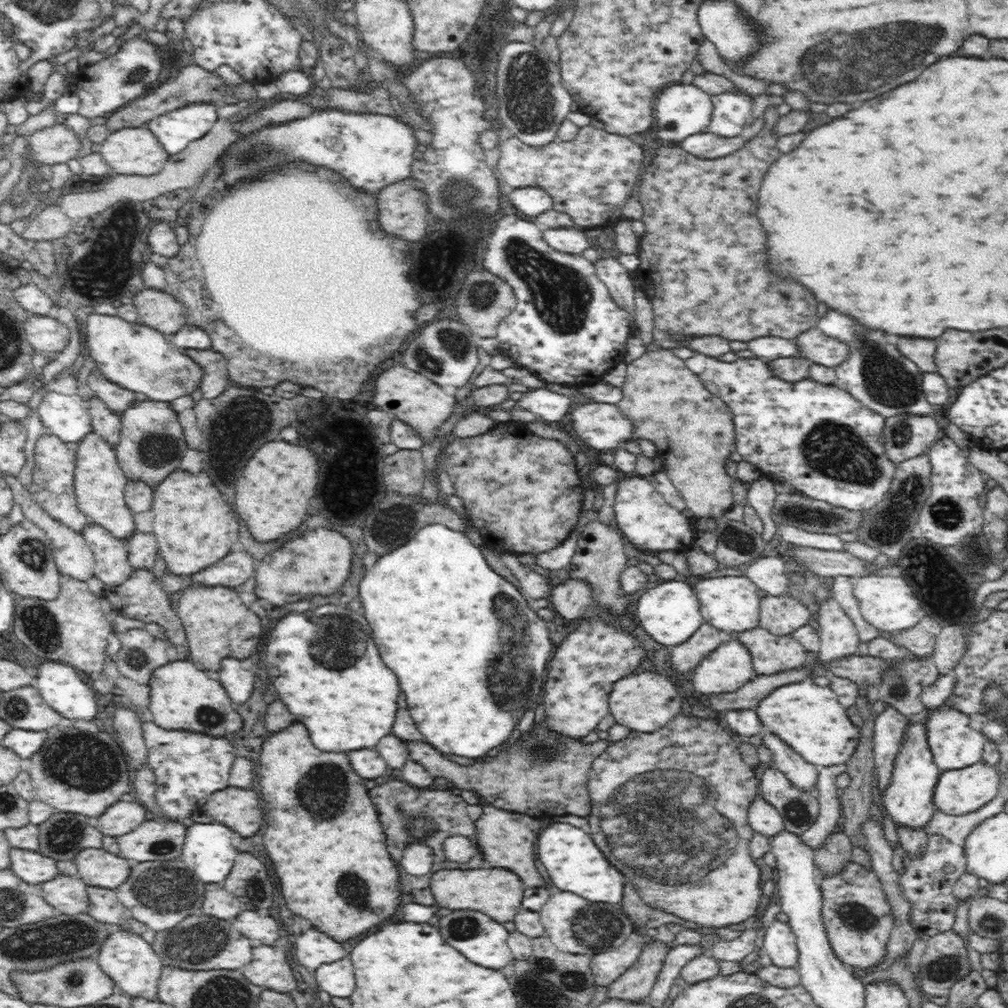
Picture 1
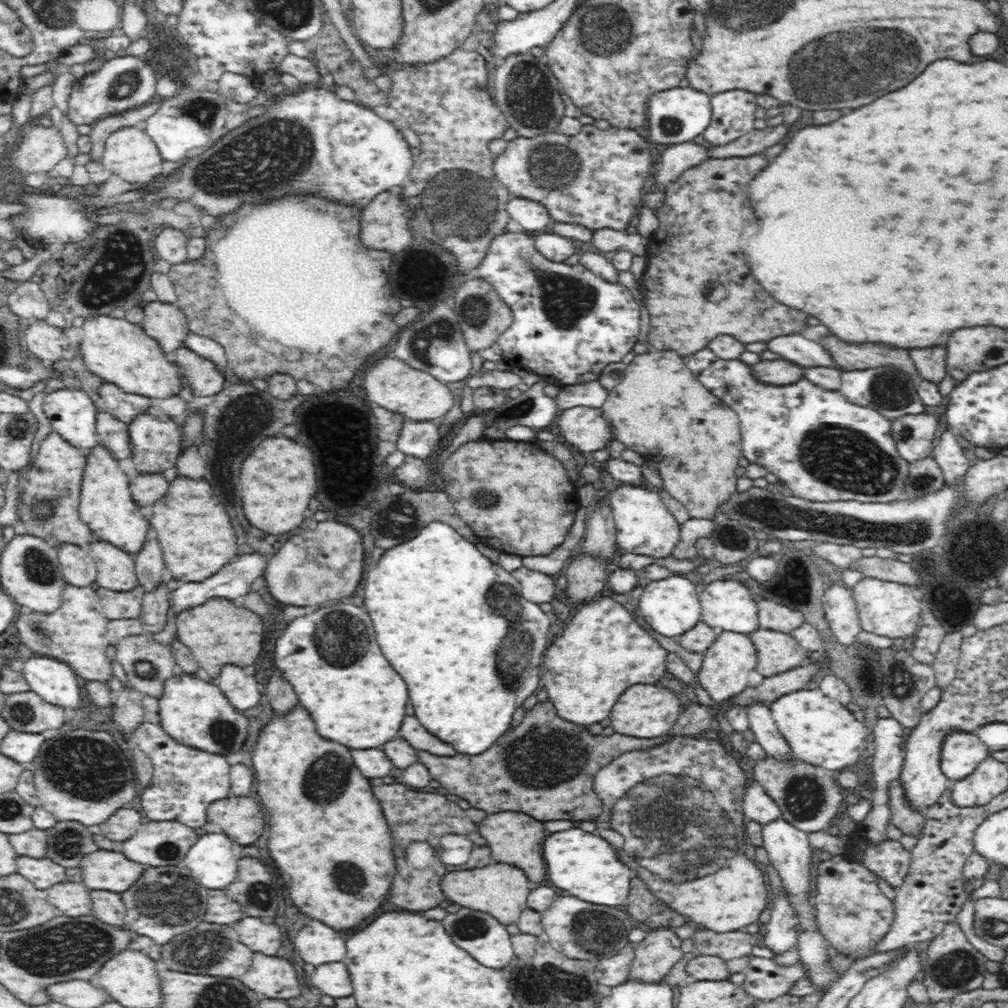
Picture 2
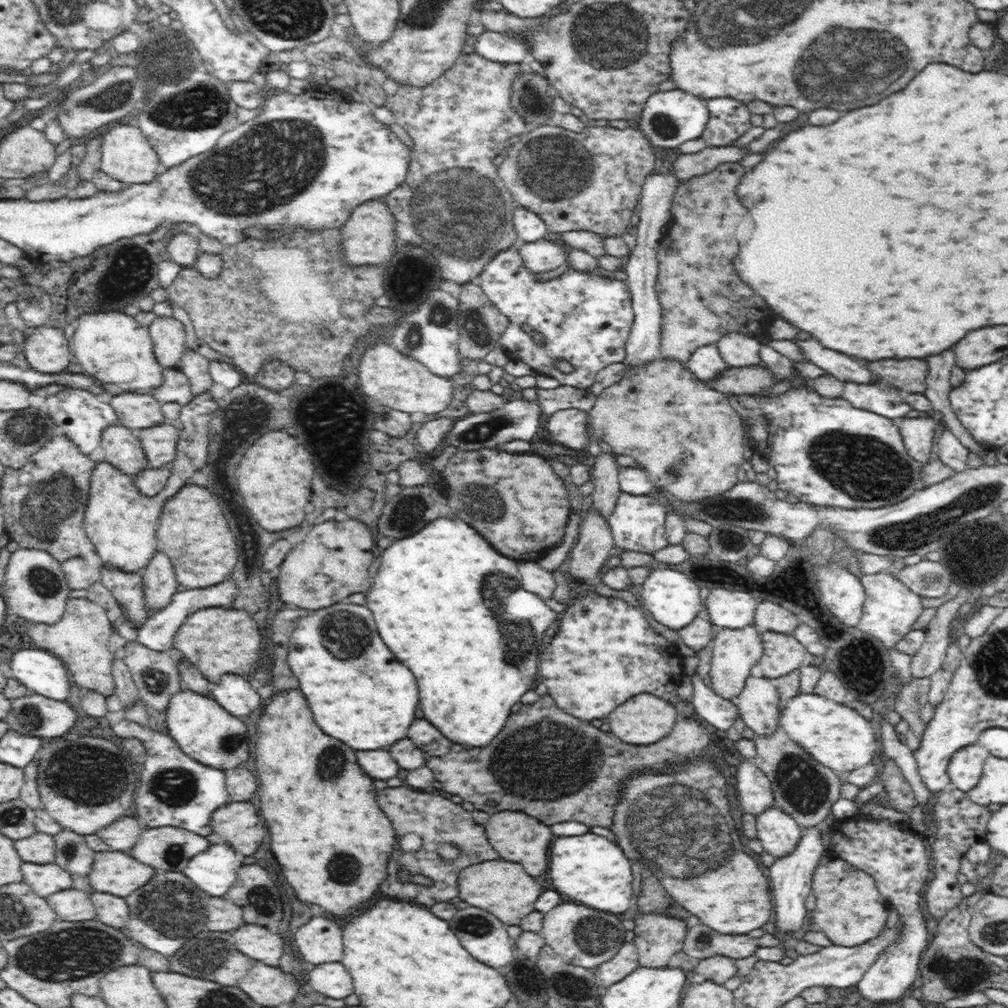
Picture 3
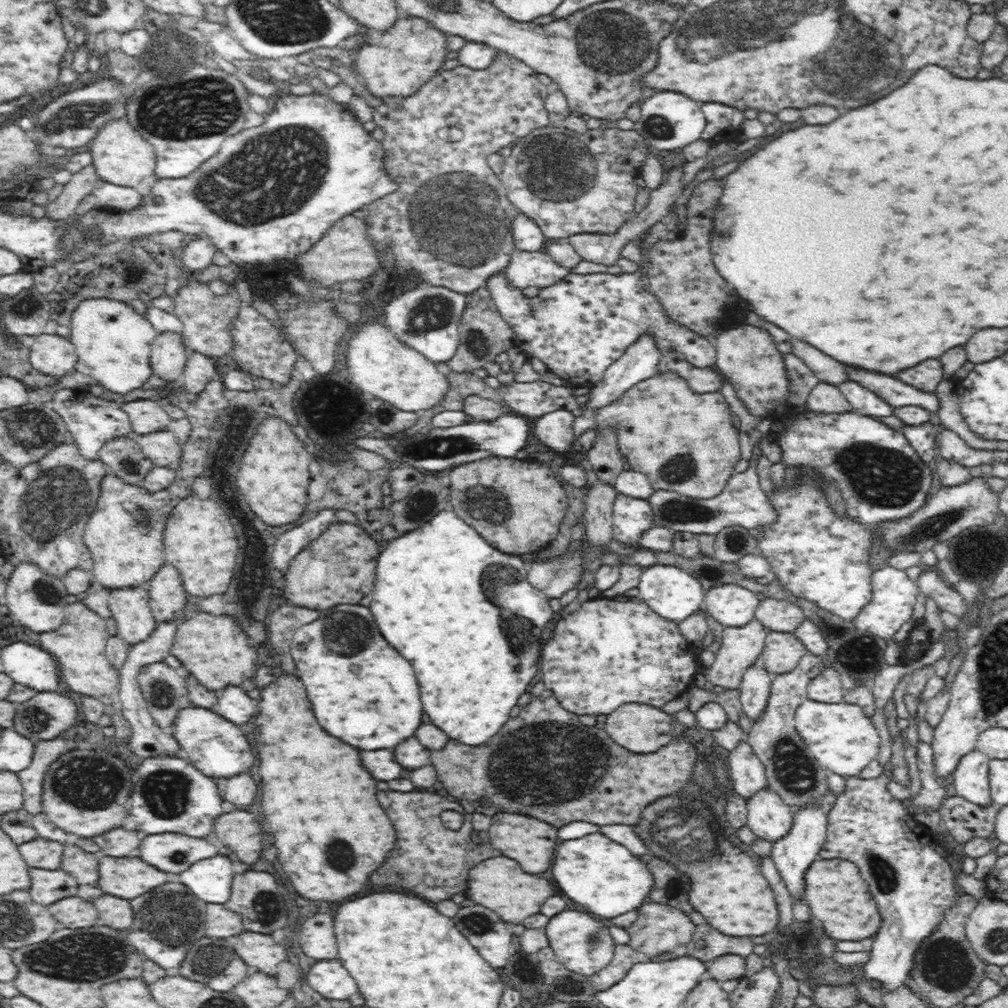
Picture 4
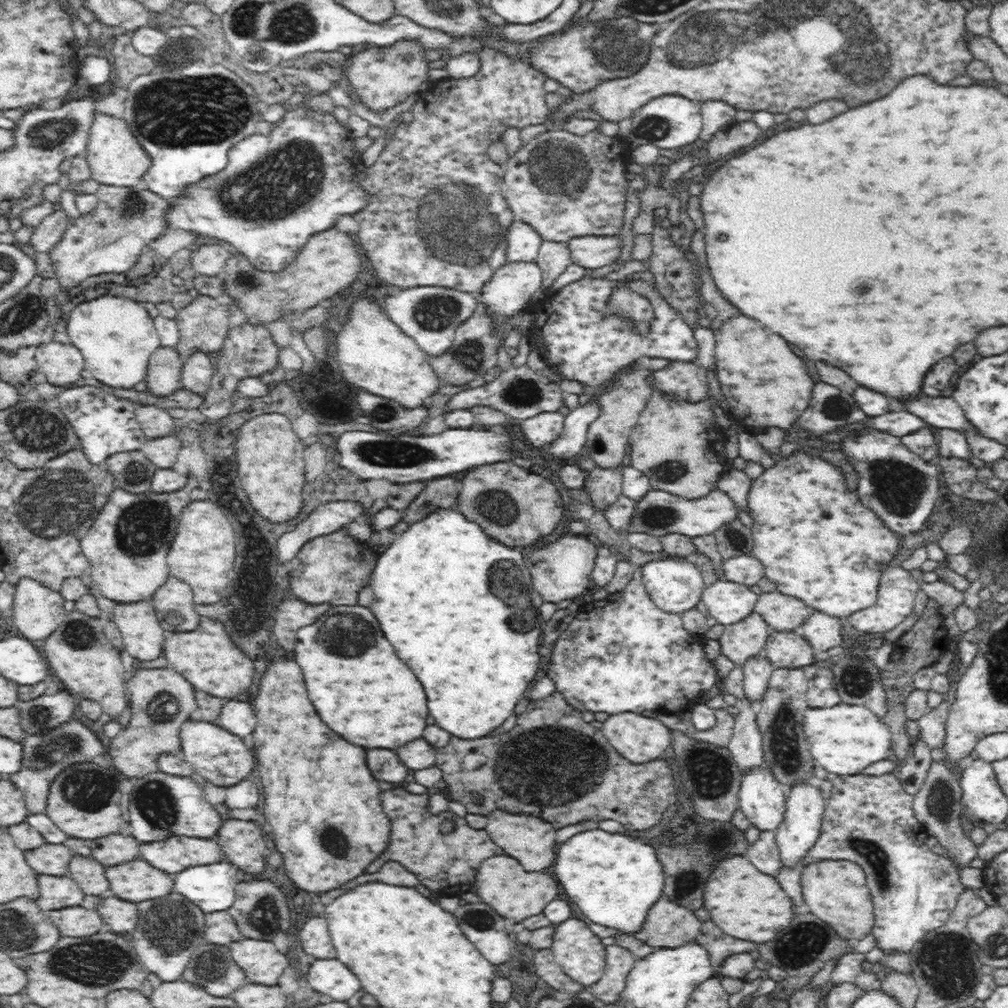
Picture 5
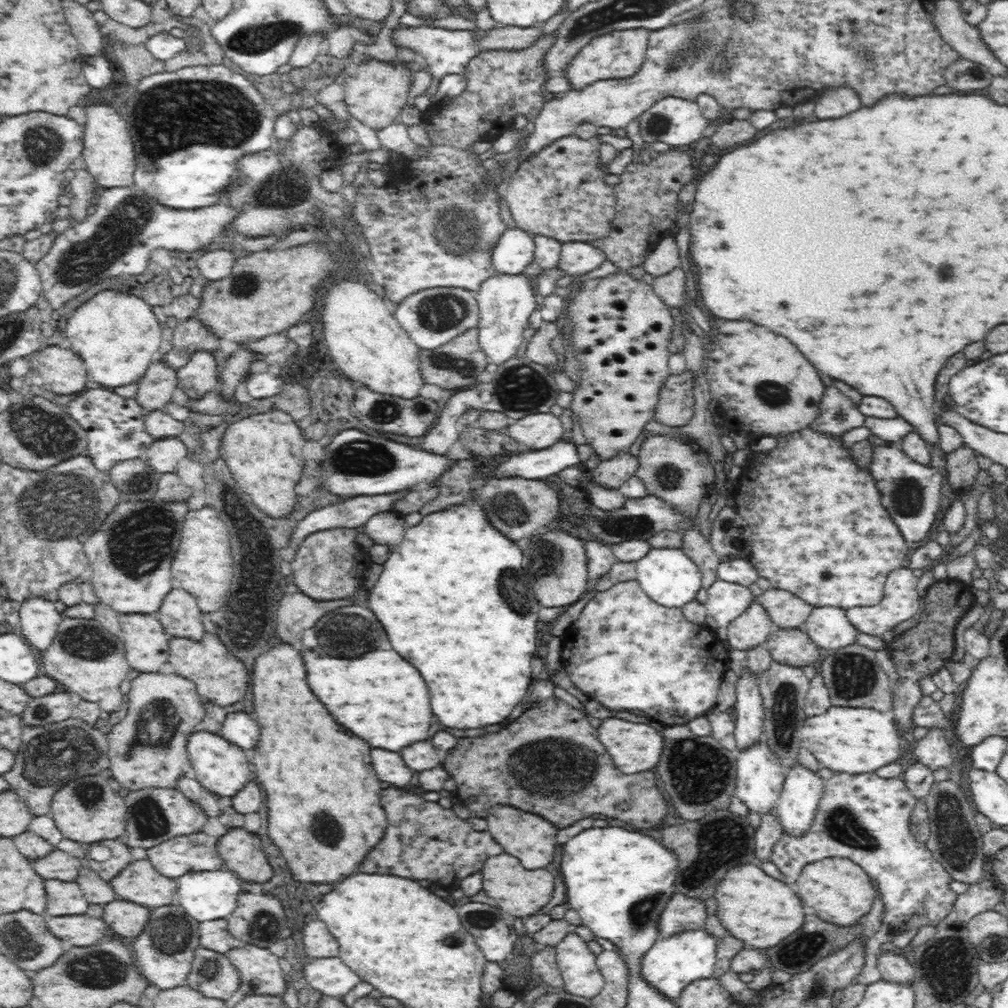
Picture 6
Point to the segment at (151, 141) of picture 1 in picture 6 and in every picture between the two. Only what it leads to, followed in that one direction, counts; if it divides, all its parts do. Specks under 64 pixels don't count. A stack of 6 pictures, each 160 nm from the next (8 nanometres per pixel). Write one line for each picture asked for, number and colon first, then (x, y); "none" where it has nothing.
2: (130, 153)
3: (127, 155)
4: (121, 156)
5: (115, 157)
6: (108, 152)

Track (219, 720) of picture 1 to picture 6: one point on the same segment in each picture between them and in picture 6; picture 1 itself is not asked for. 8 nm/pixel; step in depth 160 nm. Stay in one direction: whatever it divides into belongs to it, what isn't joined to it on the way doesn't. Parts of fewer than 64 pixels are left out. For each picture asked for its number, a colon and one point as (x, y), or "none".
2: (194, 712)
3: (208, 733)
4: (216, 747)
5: (221, 758)
6: (221, 768)

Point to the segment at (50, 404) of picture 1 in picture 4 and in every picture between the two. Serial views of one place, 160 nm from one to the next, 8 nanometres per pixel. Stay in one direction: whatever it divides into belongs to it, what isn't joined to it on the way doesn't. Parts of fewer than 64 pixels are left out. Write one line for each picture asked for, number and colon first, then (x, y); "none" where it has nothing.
2: (72, 414)
3: (81, 415)
4: (91, 421)

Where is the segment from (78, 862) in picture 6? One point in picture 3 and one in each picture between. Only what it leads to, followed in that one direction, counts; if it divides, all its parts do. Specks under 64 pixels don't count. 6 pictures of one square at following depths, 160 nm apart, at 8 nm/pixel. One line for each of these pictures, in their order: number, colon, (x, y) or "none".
3: (39, 848)
4: (39, 853)
5: (51, 859)

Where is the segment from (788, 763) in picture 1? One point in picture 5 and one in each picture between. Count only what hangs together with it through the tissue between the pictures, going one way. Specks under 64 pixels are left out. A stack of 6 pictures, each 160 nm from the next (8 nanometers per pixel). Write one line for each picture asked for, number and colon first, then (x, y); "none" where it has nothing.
2: (768, 736)
3: (758, 703)
4: (754, 690)
5: (757, 669)

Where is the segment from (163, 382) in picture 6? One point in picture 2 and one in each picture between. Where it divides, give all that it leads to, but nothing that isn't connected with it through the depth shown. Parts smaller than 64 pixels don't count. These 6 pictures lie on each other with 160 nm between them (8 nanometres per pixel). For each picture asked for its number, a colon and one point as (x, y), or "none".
2: (166, 322)
3: (167, 333)
4: (168, 357)
5: (163, 376)

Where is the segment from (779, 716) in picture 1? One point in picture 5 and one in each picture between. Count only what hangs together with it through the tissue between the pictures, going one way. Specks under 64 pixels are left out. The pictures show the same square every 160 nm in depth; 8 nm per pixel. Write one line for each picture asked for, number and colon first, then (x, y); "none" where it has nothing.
2: (821, 731)
3: (835, 735)
4: (840, 737)
5: (845, 739)

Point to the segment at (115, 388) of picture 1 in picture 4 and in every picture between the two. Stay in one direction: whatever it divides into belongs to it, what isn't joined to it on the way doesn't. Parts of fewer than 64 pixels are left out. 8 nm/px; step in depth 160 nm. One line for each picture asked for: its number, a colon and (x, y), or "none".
2: (124, 406)
3: (136, 410)
4: (146, 415)

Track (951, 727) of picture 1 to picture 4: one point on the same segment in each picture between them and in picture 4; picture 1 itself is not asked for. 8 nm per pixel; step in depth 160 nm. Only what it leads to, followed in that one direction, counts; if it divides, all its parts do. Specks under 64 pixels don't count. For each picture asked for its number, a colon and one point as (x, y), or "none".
2: (962, 752)
3: (965, 769)
4: (971, 777)

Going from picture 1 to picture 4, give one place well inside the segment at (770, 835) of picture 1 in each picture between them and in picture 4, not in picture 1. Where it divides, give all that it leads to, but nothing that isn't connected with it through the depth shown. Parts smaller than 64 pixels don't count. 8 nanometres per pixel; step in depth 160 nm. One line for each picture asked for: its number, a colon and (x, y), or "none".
2: (757, 804)
3: (755, 793)
4: (748, 774)

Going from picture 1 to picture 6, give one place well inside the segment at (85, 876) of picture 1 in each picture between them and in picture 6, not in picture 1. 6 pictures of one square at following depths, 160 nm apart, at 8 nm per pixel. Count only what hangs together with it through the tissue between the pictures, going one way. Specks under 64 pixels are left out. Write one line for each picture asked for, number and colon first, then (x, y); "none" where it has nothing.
2: (103, 870)
3: (114, 872)
4: (128, 877)
5: (136, 881)
6: (140, 883)

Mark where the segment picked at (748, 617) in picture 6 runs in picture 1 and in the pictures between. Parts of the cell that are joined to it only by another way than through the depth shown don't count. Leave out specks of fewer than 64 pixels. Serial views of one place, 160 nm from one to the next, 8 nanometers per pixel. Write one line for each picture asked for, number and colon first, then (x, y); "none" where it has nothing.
1: (727, 668)
2: (726, 665)
3: (734, 652)
4: (740, 648)
5: (747, 637)

